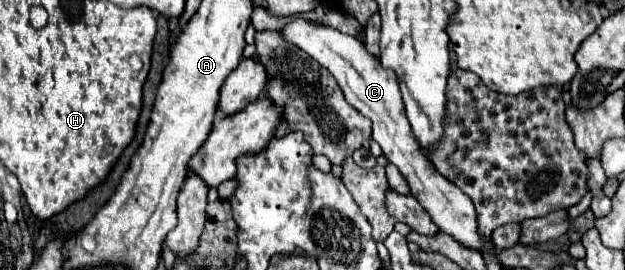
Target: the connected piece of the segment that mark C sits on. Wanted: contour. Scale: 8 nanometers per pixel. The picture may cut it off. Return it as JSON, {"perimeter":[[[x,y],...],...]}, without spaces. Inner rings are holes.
{"perimeter":[[[293,19],[287,21],[279,29],[279,33],[287,43],[297,45],[317,63],[321,63],[343,89],[347,103],[373,121],[373,139],[381,145],[383,155],[401,171],[401,175],[411,187],[413,197],[429,213],[431,221],[443,233],[455,237],[467,247],[481,251],[485,239],[477,235],[477,215],[473,211],[471,199],[459,187],[455,187],[451,181],[439,175],[435,167],[431,167],[431,163],[427,163],[427,159],[419,155],[419,143],[411,139],[411,127],[407,123],[407,115],[403,115],[403,99],[399,95],[395,73],[391,69],[385,69],[379,63],[379,59],[363,47],[359,39],[345,35],[333,27],[321,27],[305,19]]]}

